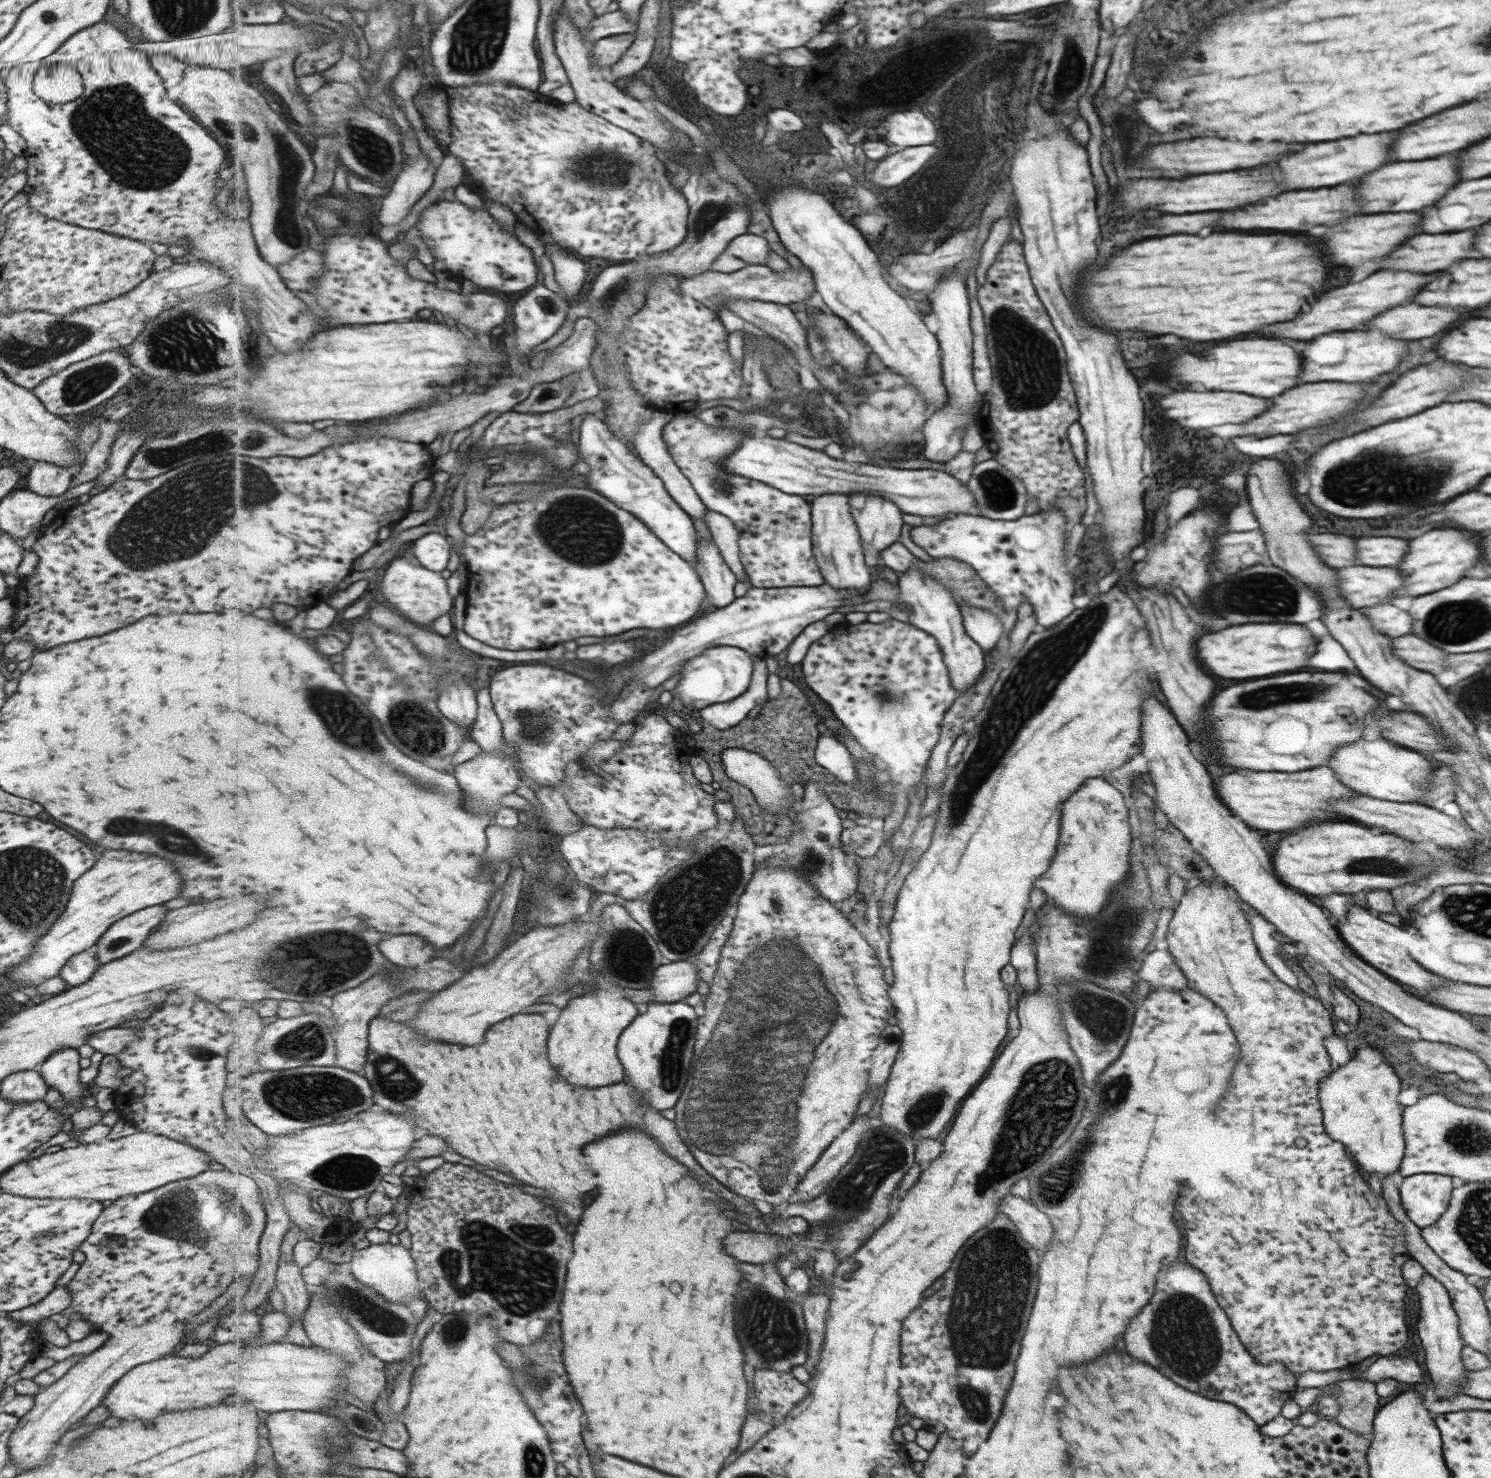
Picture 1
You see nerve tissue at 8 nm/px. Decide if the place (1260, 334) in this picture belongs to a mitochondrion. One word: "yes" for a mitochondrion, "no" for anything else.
no

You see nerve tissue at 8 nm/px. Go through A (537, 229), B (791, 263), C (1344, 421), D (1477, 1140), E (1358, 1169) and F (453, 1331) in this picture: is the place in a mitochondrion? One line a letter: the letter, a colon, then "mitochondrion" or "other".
A: other
B: other
C: other
D: mitochondrion
E: other
F: mitochondrion

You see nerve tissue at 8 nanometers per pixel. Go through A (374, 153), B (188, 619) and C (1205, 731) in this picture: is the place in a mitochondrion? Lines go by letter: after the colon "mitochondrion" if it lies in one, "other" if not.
A: mitochondrion
B: other
C: other

